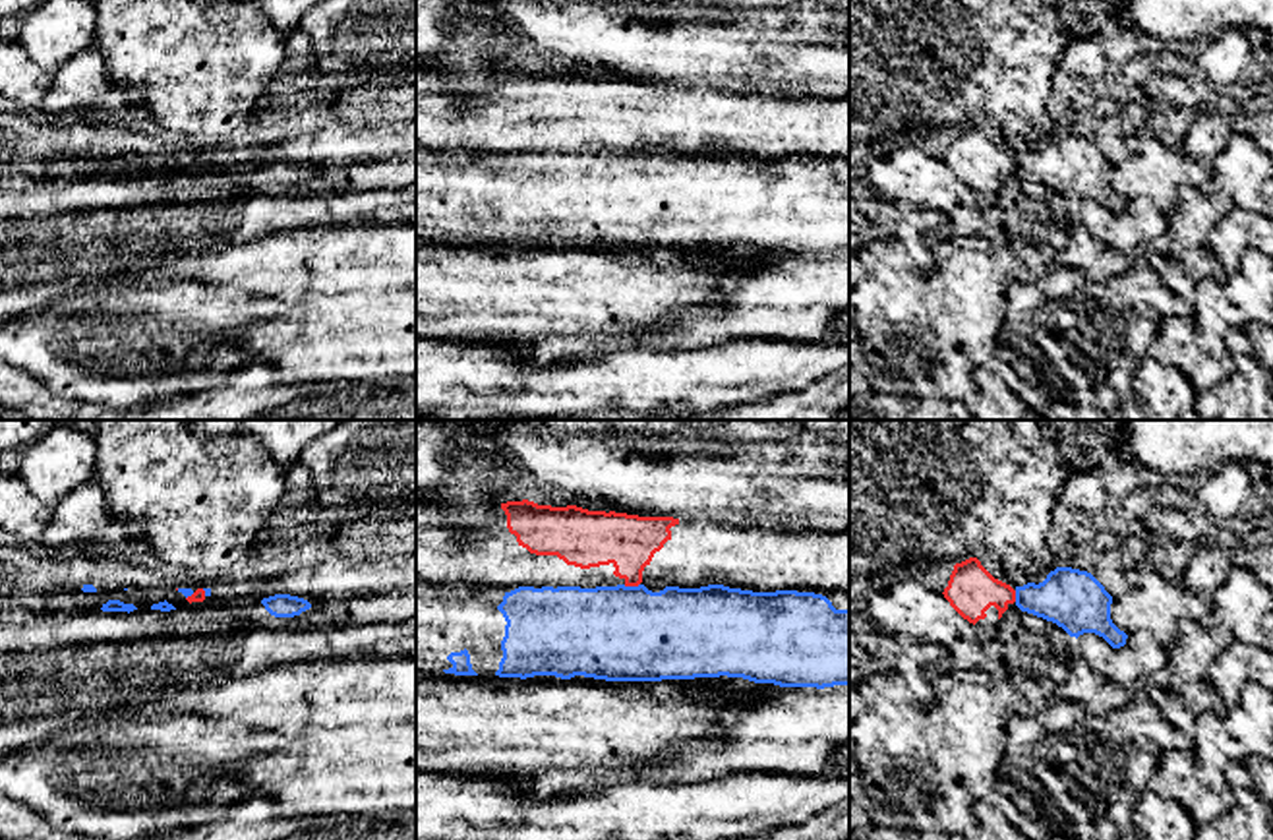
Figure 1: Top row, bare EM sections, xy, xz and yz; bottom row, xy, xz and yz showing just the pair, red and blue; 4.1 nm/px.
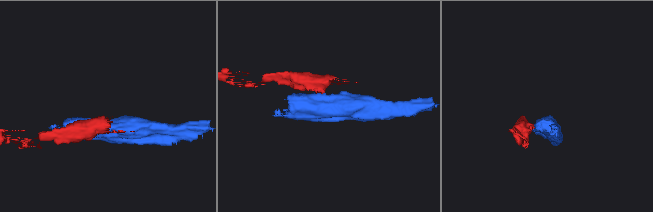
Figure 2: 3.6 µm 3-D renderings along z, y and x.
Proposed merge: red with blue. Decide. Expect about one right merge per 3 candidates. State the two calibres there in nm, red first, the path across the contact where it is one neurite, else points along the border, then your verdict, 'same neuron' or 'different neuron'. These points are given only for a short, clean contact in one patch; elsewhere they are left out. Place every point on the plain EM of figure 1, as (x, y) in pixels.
calibres 240 and 400 nm; border xz (639, 150), (623, 151); different neuron

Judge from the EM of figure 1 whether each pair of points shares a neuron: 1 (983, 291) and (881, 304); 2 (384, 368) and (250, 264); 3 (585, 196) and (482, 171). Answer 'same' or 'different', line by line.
1: same
2: same
3: same

